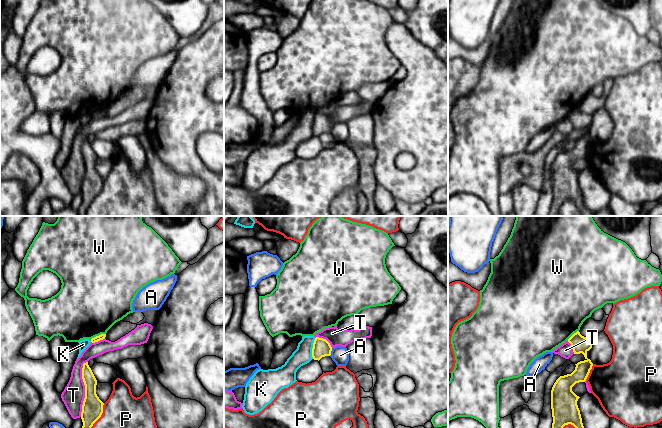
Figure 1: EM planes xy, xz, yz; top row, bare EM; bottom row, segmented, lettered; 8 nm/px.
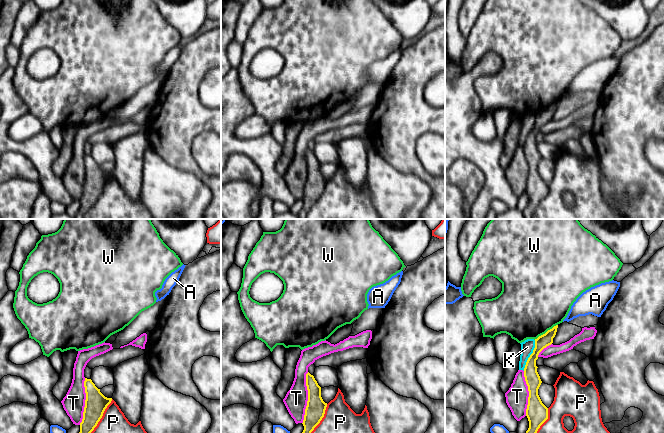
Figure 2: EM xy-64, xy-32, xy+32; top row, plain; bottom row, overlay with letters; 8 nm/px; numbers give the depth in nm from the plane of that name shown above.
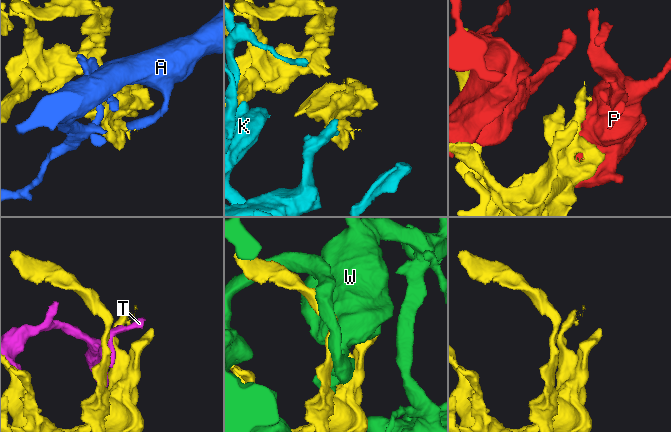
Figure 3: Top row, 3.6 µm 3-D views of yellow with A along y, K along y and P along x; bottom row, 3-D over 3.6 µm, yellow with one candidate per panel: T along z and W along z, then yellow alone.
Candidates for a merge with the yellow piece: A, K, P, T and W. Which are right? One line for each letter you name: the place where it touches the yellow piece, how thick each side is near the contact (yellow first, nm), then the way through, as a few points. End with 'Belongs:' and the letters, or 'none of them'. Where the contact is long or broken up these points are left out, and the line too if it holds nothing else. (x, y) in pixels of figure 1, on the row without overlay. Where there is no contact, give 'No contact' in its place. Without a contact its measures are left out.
Belongs: none of them

